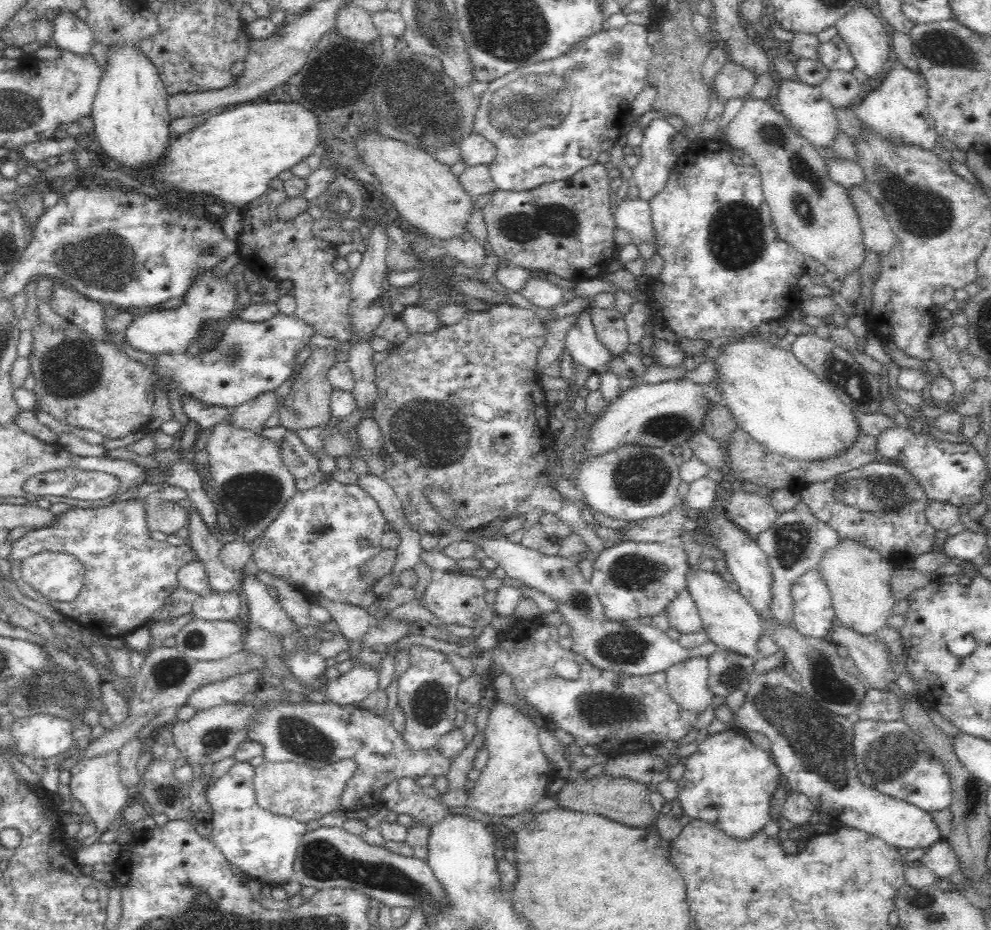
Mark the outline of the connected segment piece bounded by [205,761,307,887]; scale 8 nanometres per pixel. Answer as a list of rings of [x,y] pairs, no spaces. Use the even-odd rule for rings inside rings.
[[[236,761],[222,777],[210,783],[206,794],[212,807],[212,841],[229,863],[240,866],[261,885],[270,887],[294,878],[293,862],[306,825],[262,810],[256,804],[252,777],[254,767],[249,762]]]

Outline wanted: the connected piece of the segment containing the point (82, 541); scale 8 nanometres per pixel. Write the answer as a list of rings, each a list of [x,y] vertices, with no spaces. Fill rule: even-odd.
[[[131,498],[118,500],[102,508],[70,508],[60,514],[60,520],[54,526],[30,529],[22,538],[15,540],[10,548],[8,560],[12,565],[10,577],[14,580],[20,592],[28,598],[50,604],[63,617],[71,618],[80,623],[88,632],[98,636],[116,636],[116,634],[129,633],[132,630],[148,624],[154,615],[163,612],[164,602],[176,588],[179,587],[177,574],[180,568],[196,560],[195,552],[188,543],[172,546],[168,541],[155,541],[150,536],[150,530],[145,523],[144,500]],[[42,552],[66,553],[74,556],[85,569],[82,590],[72,602],[58,602],[50,600],[38,592],[31,584],[24,580],[21,574],[22,564],[34,554]]]

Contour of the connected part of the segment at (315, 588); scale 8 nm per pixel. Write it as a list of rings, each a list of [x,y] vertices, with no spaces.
[[[326,480],[309,490],[297,491],[290,498],[274,522],[263,531],[253,552],[252,563],[256,573],[264,571],[276,578],[296,583],[306,594],[318,593],[346,604],[368,607],[378,599],[379,587],[367,590],[360,579],[360,568],[382,550],[382,536],[388,530],[386,524],[378,502],[358,484]]]

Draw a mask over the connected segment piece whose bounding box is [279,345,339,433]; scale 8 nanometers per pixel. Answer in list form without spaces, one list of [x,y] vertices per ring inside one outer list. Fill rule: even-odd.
[[[310,346],[312,352],[305,360],[302,366],[302,372],[298,374],[298,378],[294,380],[291,386],[291,391],[281,403],[279,409],[280,424],[279,426],[288,428],[292,432],[299,432],[300,430],[307,430],[321,425],[329,424],[332,416],[331,392],[333,387],[326,380],[326,373],[330,367],[339,359],[336,351],[326,348]]]

